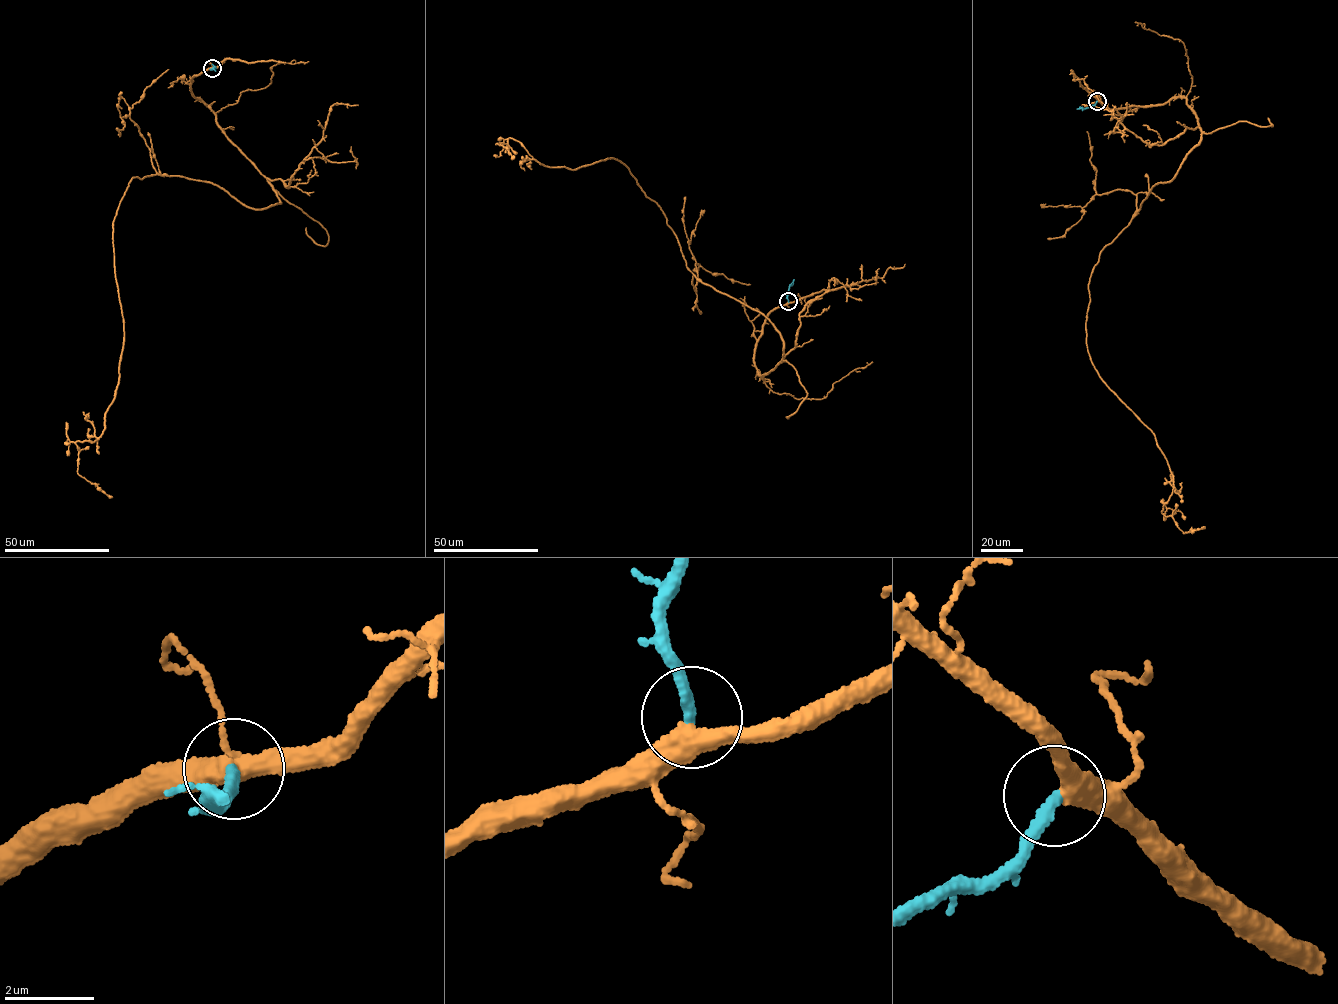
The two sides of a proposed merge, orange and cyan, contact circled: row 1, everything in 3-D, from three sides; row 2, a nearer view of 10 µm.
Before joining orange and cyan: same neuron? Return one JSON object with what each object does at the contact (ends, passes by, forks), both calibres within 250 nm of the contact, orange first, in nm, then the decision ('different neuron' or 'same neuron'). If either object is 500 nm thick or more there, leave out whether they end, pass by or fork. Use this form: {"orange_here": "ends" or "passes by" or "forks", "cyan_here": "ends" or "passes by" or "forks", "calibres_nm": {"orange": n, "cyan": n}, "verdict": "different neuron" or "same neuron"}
{"orange_here": "passes by", "cyan_here": "ends", "calibres_nm": {"orange": 440, "cyan": 280}, "verdict": "same neuron"}

